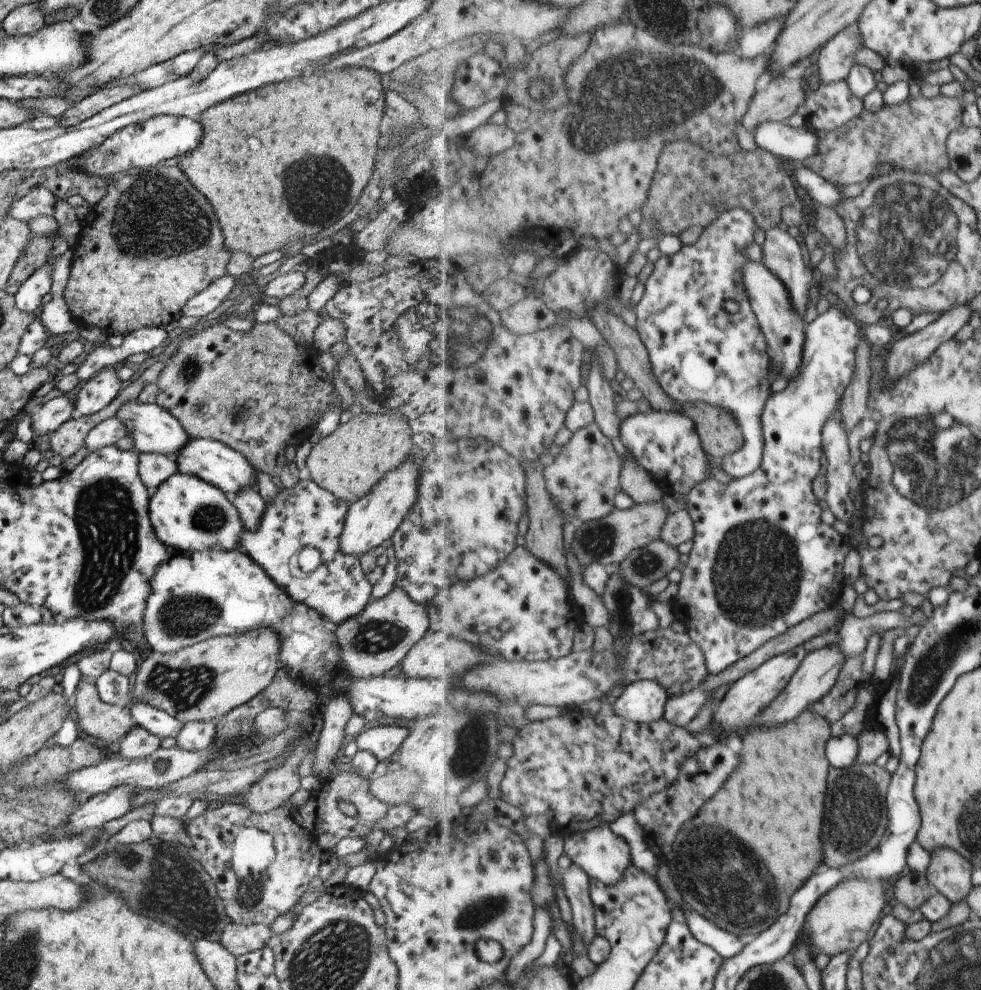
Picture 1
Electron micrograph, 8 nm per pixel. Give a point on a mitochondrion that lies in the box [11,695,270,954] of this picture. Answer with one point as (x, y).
(165, 882)

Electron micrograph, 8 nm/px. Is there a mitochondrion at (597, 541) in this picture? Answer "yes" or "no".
yes

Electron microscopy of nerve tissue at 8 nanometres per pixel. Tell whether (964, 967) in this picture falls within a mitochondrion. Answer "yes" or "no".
yes

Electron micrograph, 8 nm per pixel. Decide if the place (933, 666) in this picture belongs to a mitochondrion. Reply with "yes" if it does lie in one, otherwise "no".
yes

